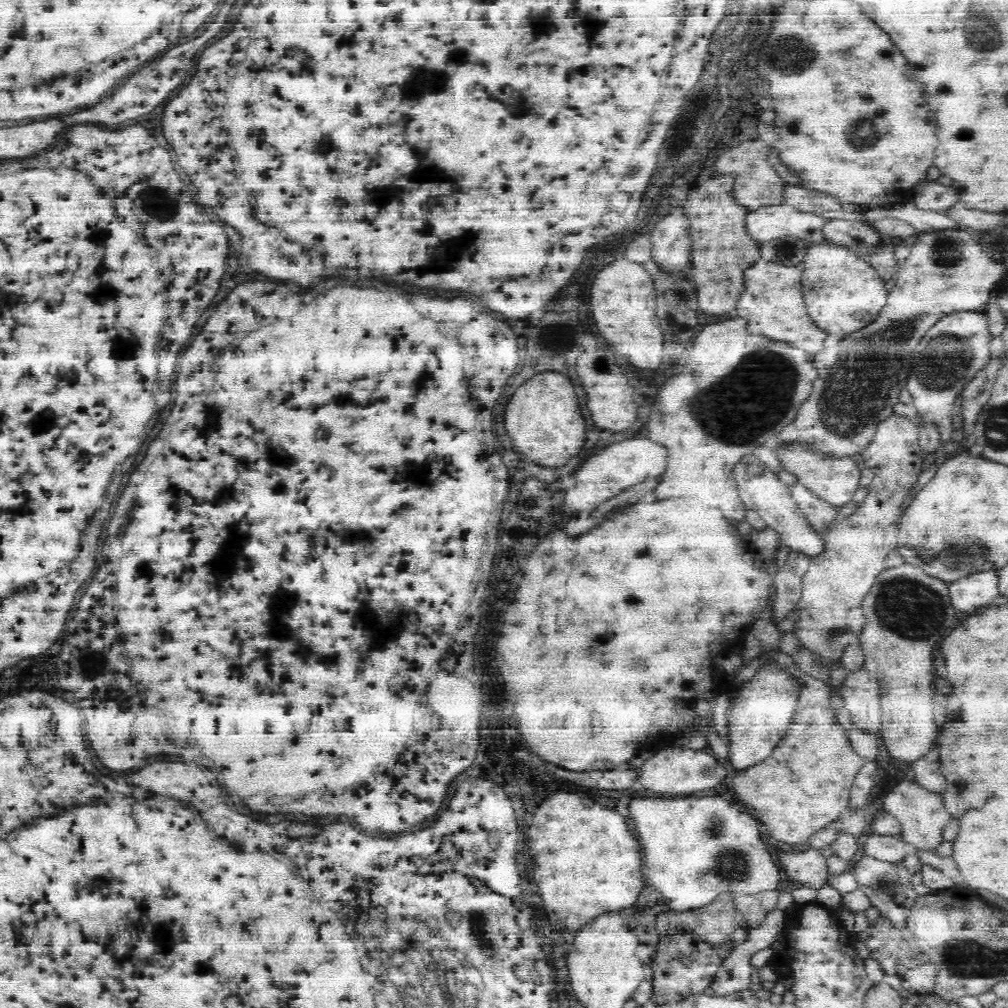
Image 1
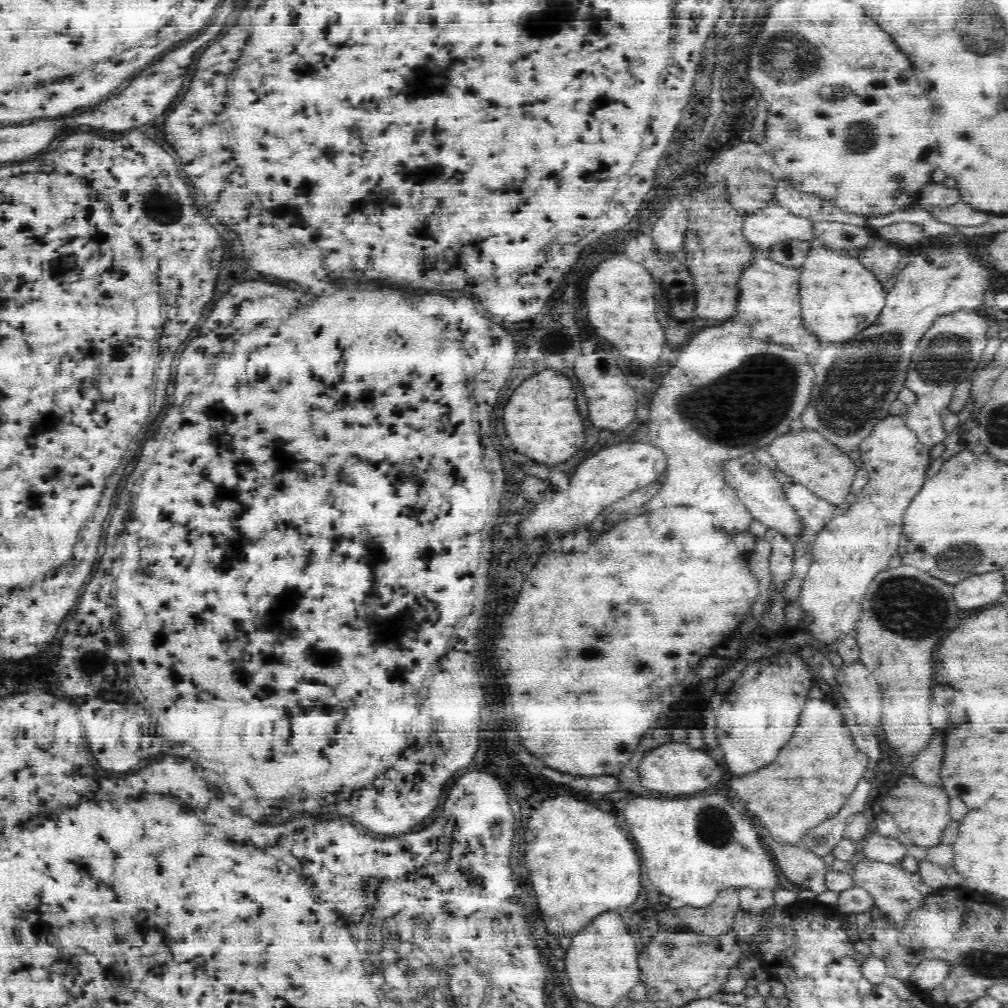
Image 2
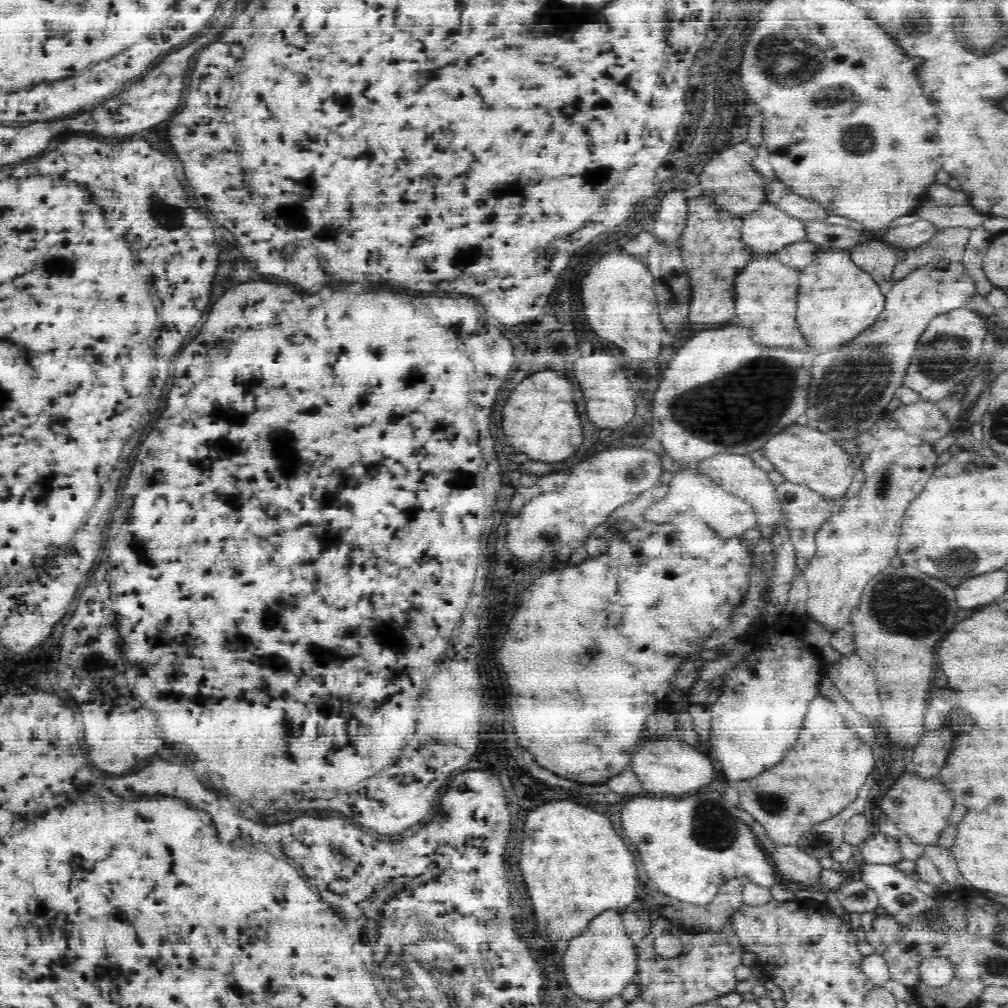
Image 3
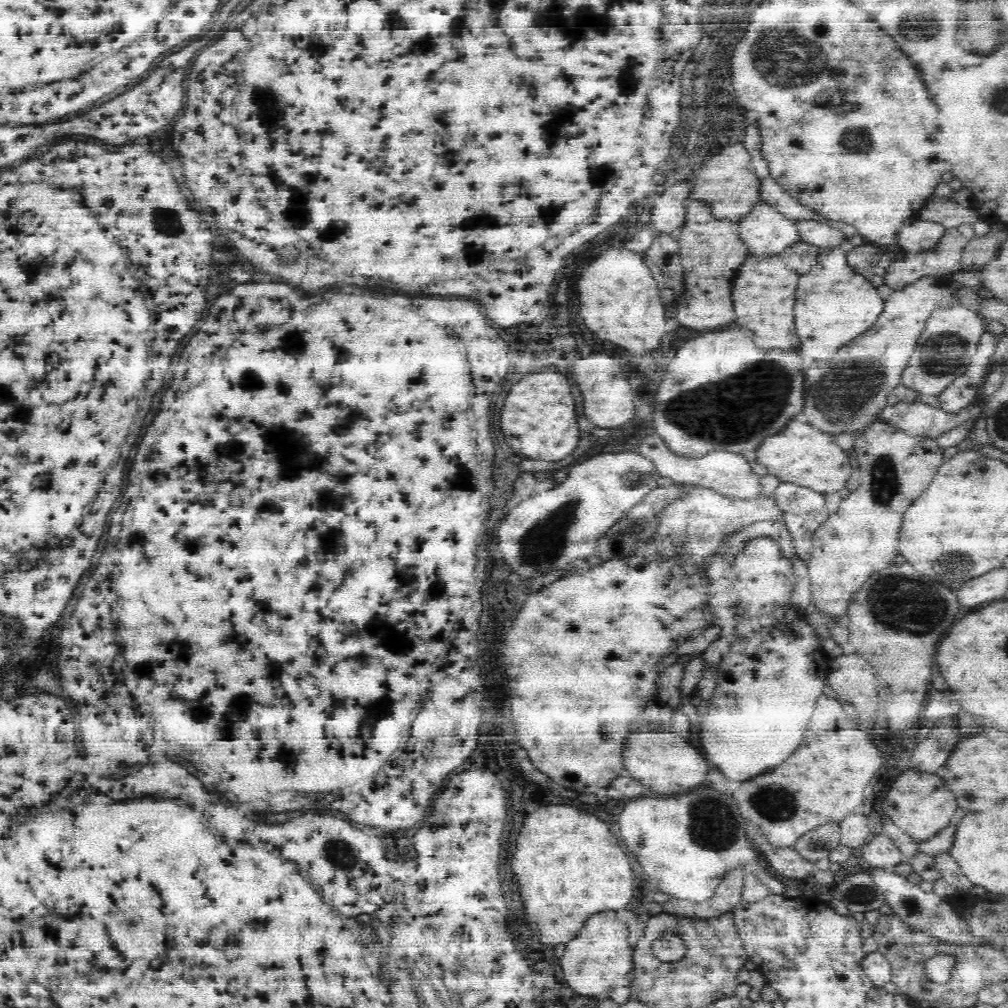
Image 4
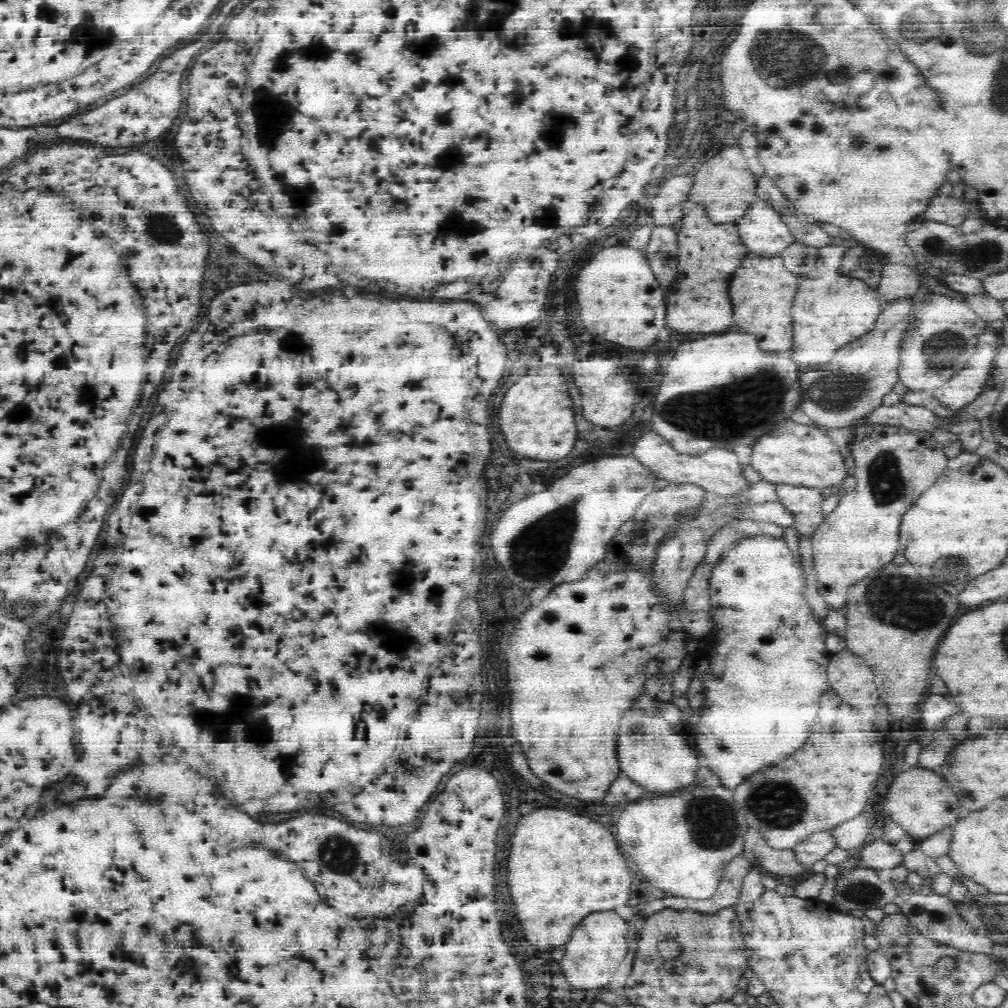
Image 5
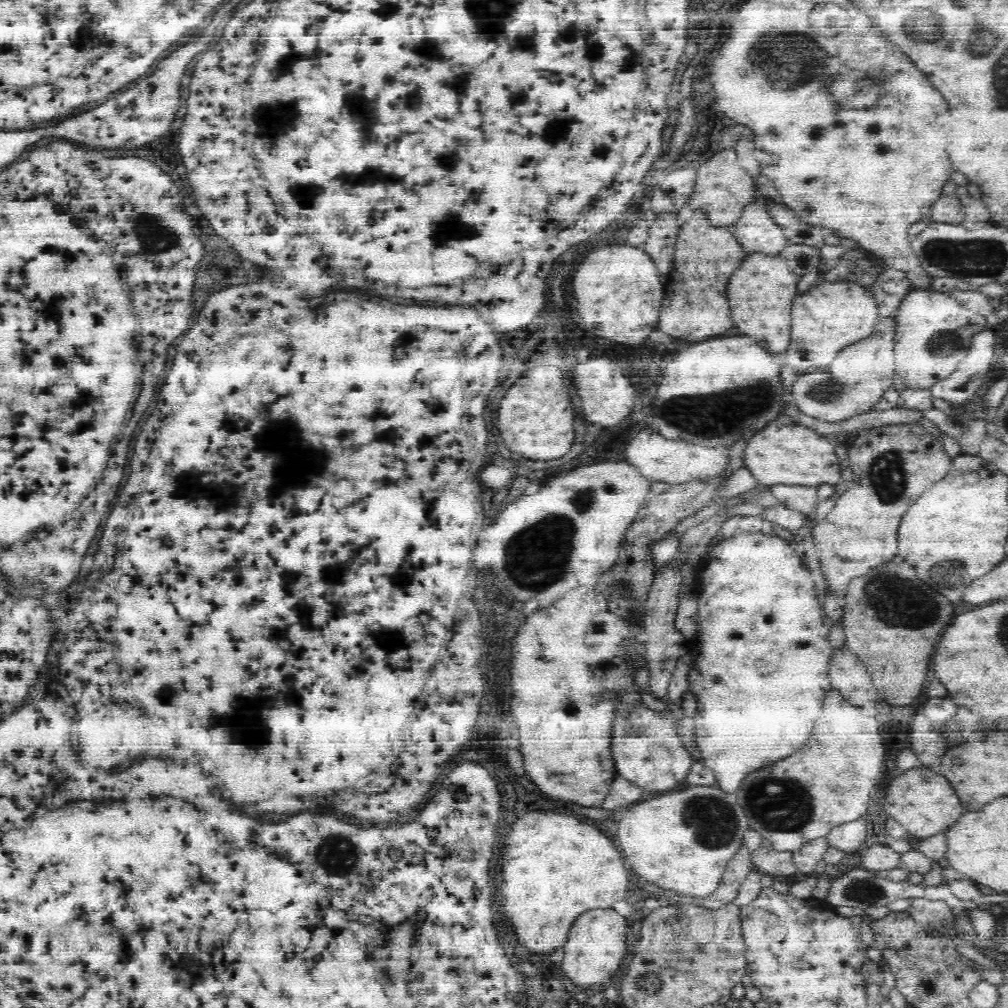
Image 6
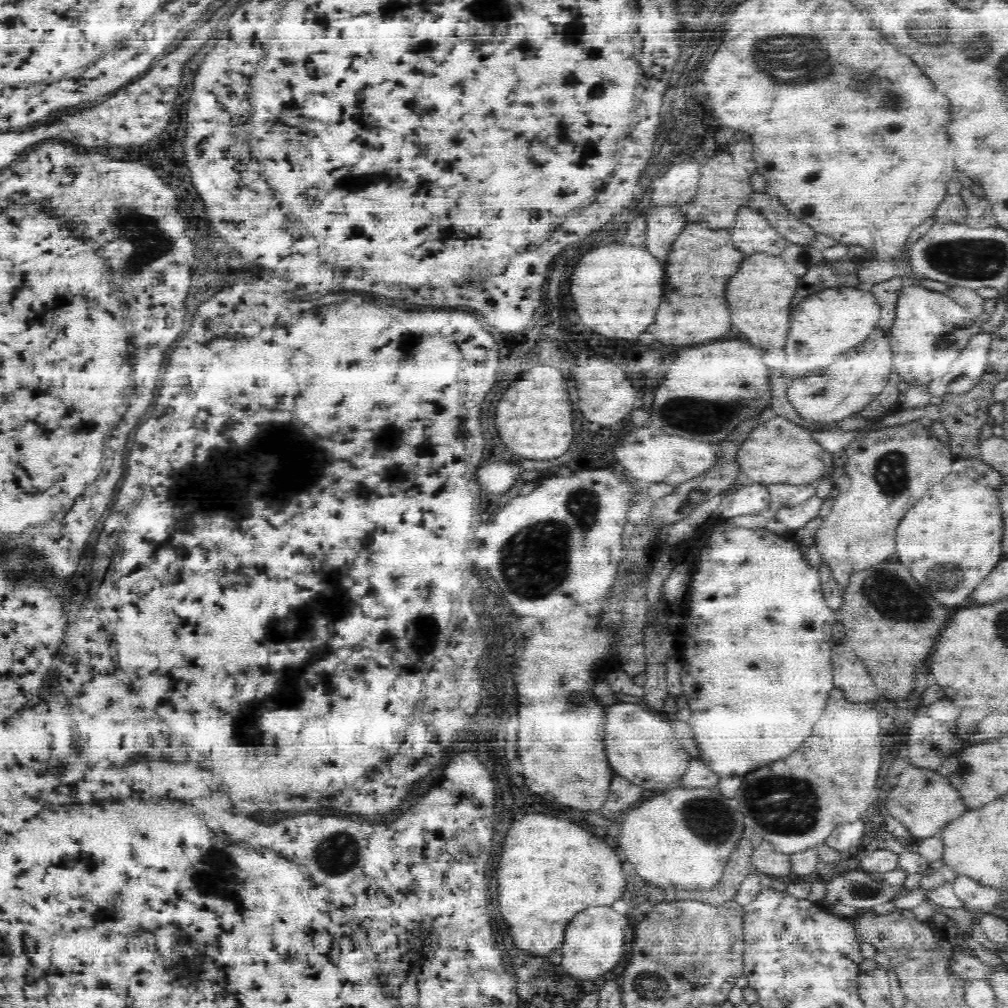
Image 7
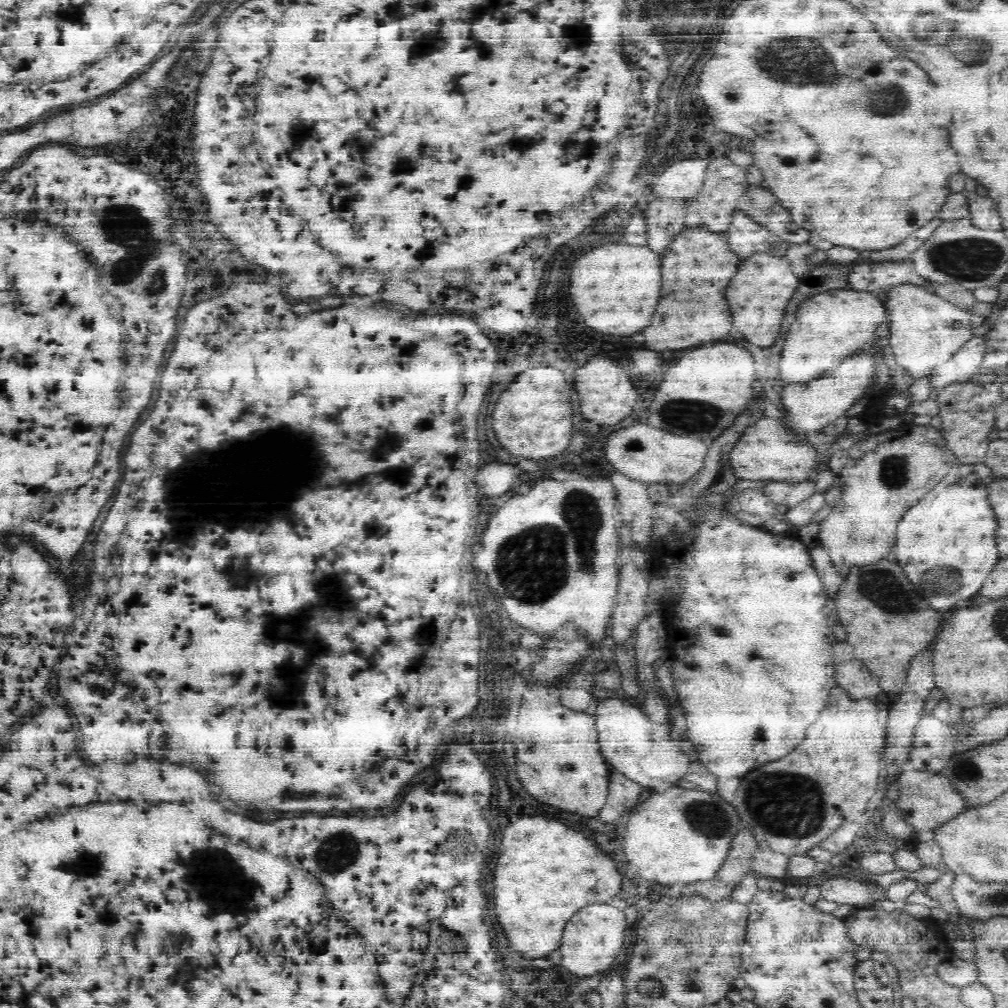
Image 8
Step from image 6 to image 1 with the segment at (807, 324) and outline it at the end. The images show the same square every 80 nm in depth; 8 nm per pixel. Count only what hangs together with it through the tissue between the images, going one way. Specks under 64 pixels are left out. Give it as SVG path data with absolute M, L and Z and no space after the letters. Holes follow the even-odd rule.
M834 244L810 245L805 260L801 266L801 288L803 291L804 307L808 318L828 336L846 336L858 332L860 328L866 328L878 318L879 312L887 305L888 292L885 282L879 278L879 274L870 267L861 257L861 253L851 251Z

